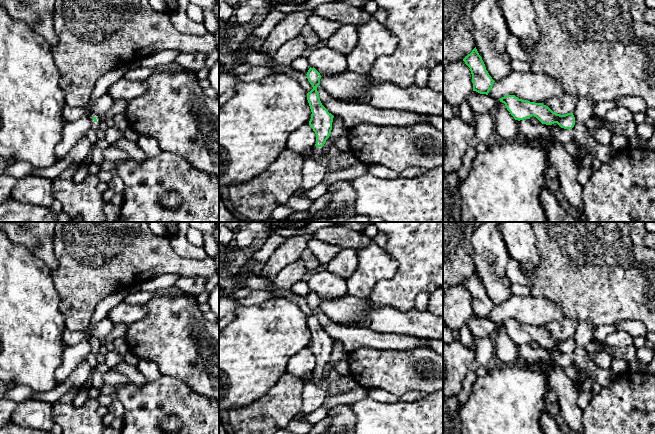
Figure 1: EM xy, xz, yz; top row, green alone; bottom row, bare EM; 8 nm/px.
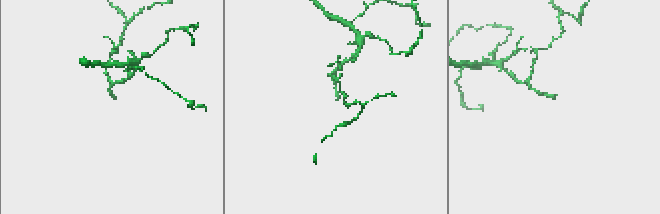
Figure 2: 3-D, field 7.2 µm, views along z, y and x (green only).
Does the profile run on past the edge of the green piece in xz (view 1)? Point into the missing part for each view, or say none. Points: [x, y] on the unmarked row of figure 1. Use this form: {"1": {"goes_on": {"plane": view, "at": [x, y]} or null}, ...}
{"1": {"goes_on": {"plane": "xz", "at": [318, 376]}}}

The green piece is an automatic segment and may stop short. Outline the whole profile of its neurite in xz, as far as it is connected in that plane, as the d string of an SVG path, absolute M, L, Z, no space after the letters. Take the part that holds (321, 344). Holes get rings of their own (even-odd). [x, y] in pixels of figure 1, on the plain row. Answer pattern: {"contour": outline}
{"contour": "M310 291L306 299L313 311L313 313L307 317L307 324L312 336L309 349L316 358L316 368L312 372L314 378L313 384L320 386L326 378L324 376L324 368L331 358L334 340L322 329L319 322L317 310L320 308L320 297L315 292Z"}

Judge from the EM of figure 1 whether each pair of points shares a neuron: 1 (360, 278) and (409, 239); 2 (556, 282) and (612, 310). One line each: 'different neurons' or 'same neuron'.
1: different neurons
2: same neuron

